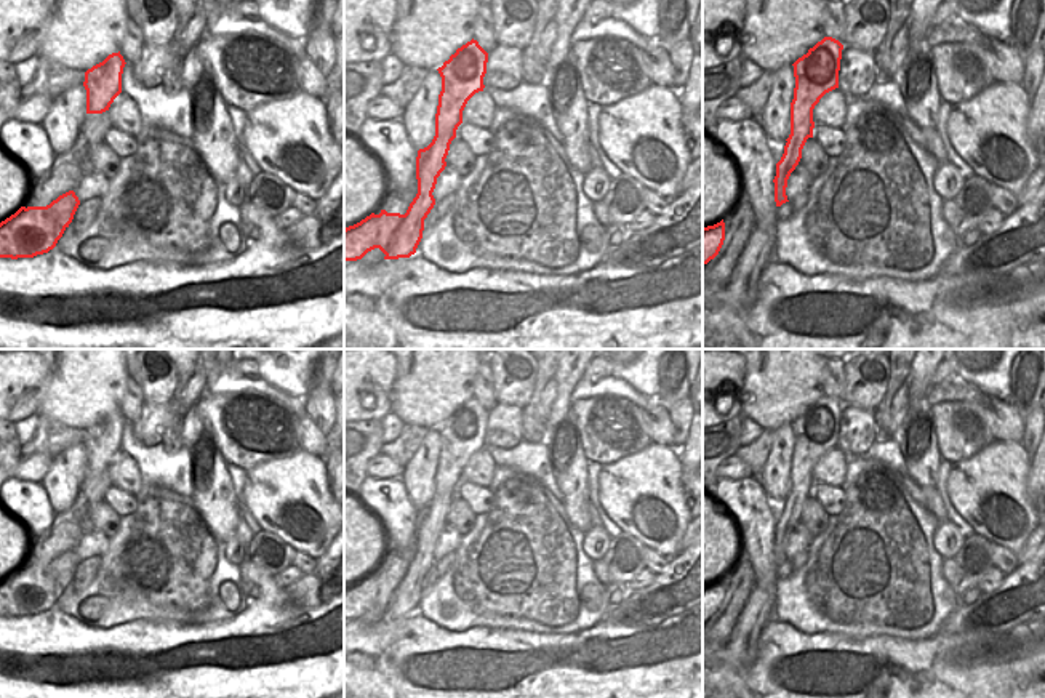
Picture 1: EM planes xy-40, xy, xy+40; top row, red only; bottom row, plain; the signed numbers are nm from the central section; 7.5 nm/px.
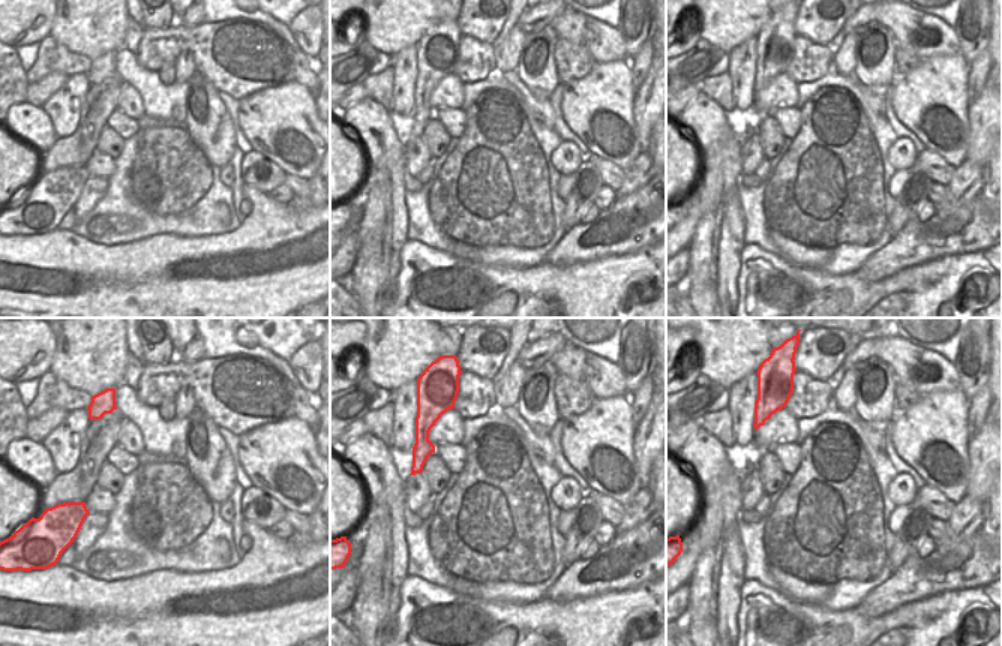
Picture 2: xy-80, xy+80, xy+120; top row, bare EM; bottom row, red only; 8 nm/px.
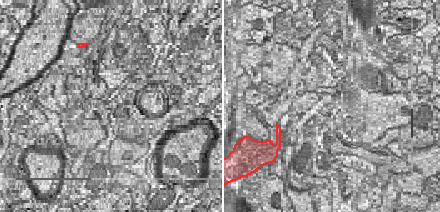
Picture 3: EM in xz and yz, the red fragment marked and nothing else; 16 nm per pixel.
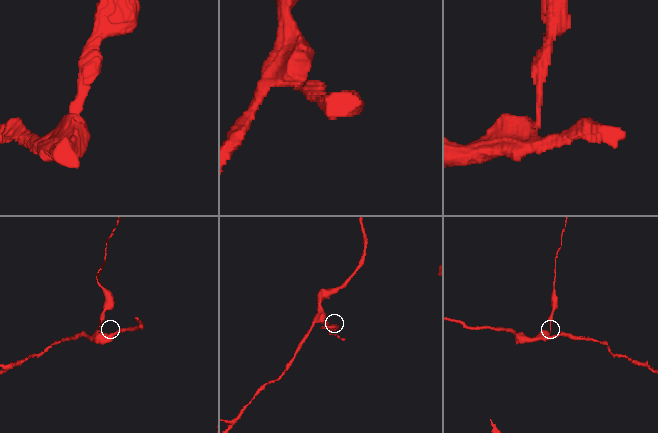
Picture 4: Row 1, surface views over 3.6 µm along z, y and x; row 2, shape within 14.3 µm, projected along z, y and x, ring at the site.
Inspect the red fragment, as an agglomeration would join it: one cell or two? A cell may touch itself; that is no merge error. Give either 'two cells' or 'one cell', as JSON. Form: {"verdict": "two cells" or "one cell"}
{"verdict": "two cells"}

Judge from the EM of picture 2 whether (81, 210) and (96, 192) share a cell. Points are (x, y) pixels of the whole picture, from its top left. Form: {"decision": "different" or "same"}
{"decision": "same"}

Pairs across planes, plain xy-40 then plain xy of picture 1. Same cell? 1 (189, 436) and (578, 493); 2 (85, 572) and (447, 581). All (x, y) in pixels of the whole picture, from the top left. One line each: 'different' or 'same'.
1: different
2: different

